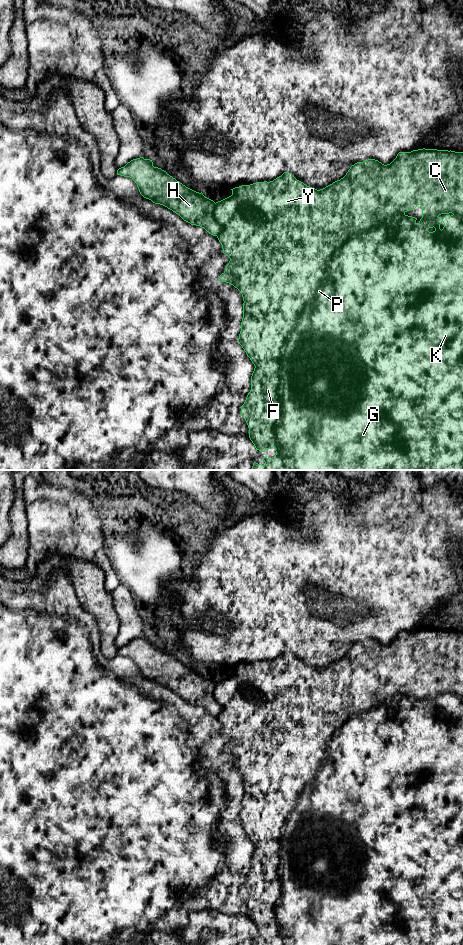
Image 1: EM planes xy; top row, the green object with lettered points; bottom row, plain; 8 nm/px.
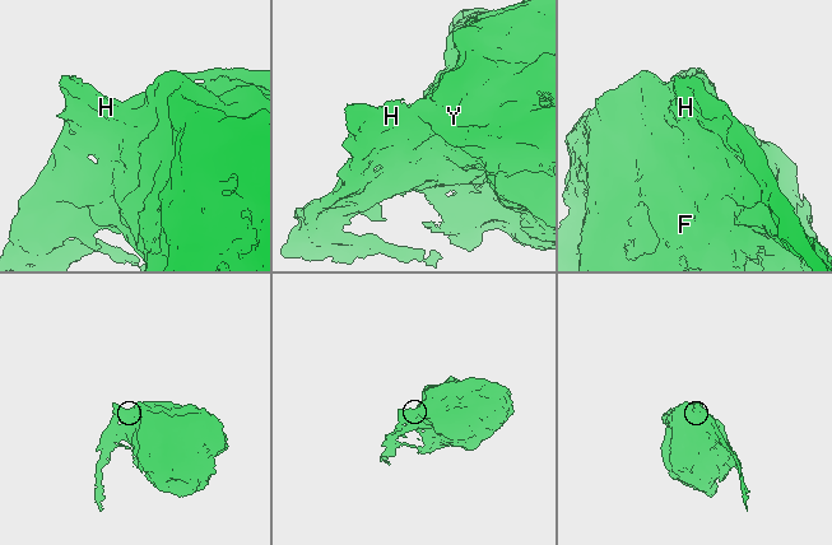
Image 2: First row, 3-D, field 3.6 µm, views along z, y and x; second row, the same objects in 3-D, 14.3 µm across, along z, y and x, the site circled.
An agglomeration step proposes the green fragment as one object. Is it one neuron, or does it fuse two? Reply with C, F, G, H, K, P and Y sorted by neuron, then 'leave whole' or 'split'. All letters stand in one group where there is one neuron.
C F G K P Y / H; split

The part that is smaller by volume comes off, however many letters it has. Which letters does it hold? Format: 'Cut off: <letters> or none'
Cut off: H

